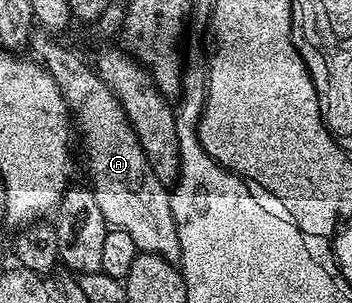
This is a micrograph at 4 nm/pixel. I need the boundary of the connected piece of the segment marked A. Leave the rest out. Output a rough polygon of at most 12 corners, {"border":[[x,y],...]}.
{"border":[[38,29],[111,228],[177,262],[170,191],[93,66]]}

